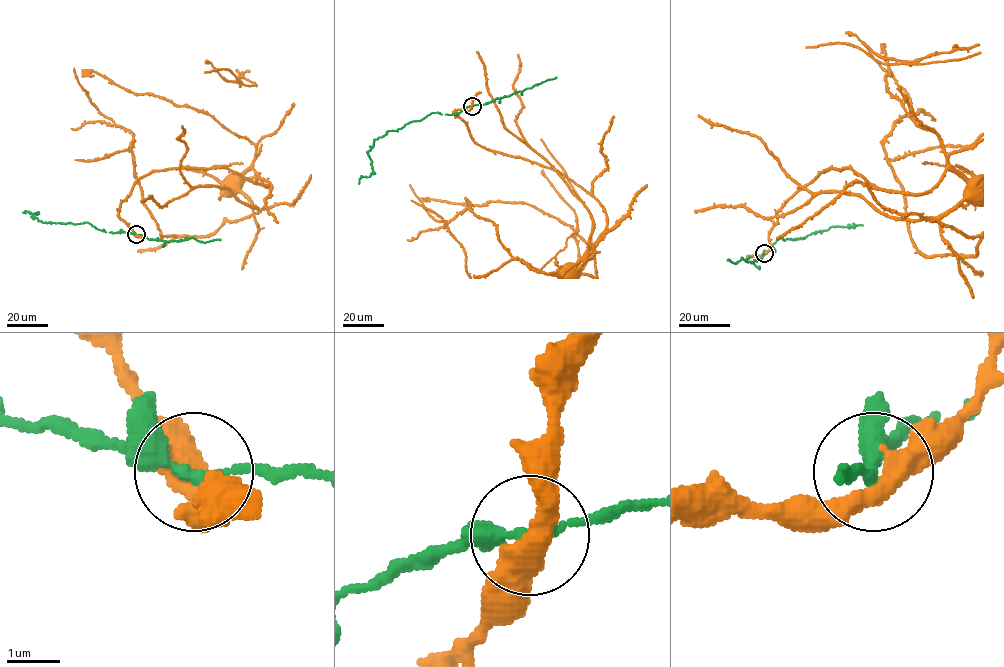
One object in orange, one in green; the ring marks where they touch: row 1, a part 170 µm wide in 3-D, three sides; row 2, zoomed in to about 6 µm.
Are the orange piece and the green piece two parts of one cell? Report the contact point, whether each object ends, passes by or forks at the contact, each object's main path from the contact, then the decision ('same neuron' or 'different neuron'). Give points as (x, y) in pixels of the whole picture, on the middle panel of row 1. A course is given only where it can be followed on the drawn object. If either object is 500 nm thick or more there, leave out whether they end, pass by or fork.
at (472, 106); orange passes by; green passes by; orange runs (472, 106), (454, 115), (475, 142), (555, 169), (600, 203), (606, 229), (574, 265), (568, 265); green runs (472, 106), (448, 115), (431, 113), (375, 139), (367, 152), (373, 172), (368, 177), (362, 176), (358, 183); different neuron

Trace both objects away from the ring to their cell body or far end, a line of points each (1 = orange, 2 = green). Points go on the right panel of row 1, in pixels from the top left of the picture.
1: (764, 254), (777, 211), (828, 169), (849, 168), (879, 188), (912, 194), (926, 193), (949, 170), (966, 188)
2: (764, 254), (775, 252), (773, 245), (781, 238), (803, 238), (833, 226), (863, 225)

